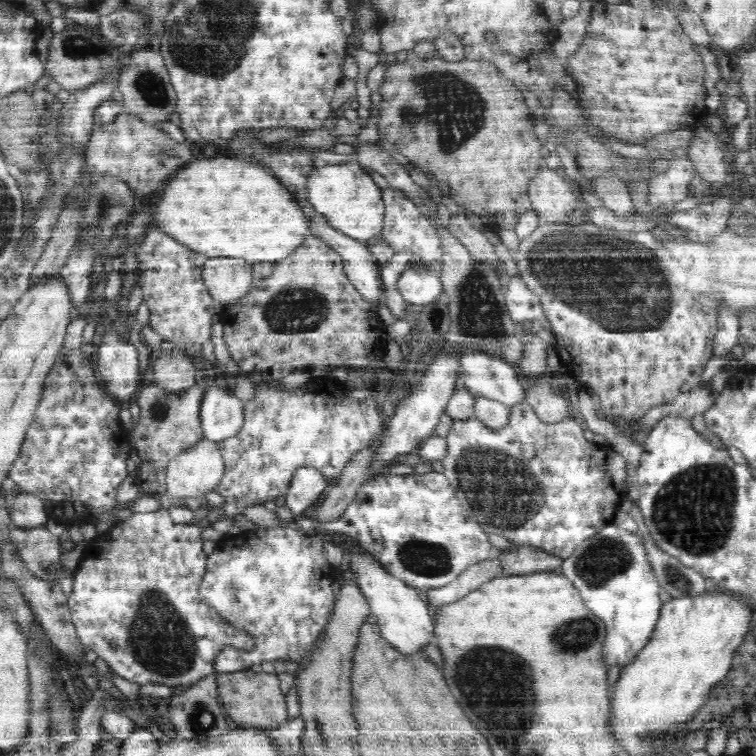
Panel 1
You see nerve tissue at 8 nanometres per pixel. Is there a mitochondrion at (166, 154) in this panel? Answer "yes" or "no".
yes

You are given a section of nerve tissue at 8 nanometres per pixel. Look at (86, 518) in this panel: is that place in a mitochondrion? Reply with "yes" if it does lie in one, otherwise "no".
no

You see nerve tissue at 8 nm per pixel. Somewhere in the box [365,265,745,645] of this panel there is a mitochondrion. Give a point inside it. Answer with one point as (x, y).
(694, 511)

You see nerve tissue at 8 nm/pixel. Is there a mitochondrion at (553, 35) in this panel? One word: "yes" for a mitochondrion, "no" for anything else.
no

